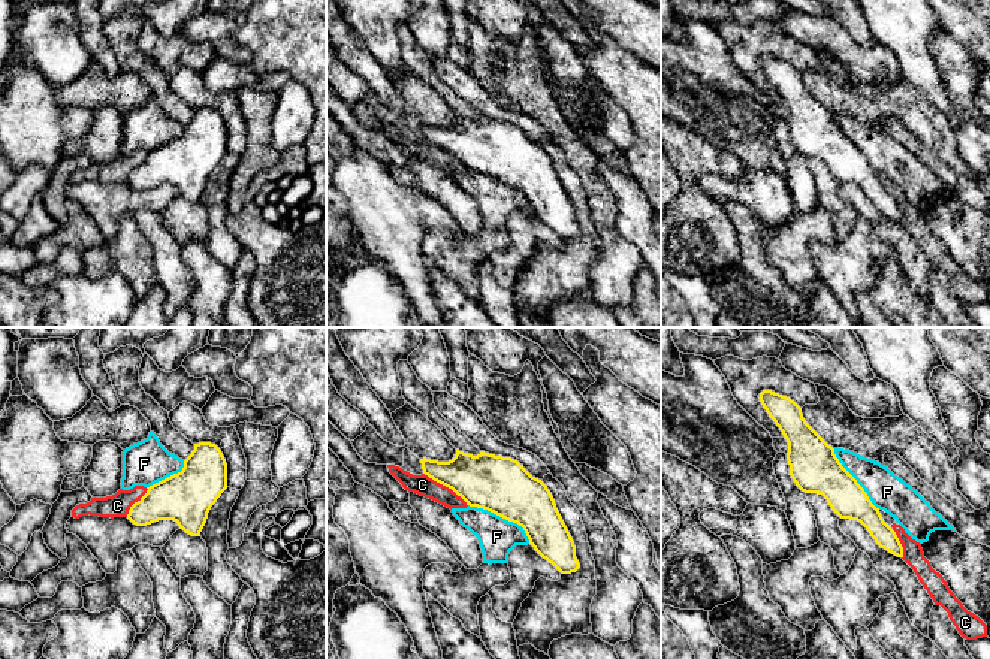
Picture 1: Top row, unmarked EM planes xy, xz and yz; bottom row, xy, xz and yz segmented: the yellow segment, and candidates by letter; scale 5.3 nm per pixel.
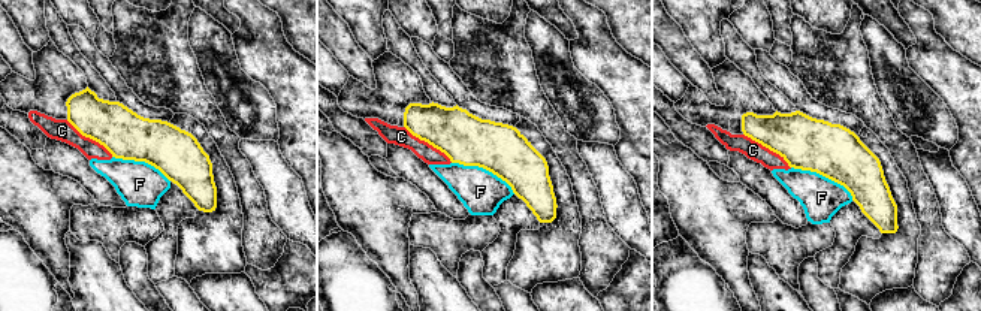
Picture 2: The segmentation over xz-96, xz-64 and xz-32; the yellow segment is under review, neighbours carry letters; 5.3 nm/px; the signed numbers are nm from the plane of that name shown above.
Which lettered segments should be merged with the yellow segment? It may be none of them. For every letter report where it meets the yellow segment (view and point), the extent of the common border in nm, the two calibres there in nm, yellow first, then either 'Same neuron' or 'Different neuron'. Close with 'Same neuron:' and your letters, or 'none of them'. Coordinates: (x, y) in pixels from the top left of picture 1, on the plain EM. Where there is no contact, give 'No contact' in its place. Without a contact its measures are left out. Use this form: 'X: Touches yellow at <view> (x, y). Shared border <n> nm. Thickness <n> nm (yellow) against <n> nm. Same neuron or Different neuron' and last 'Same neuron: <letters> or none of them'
C: Touches yellow at xz (446, 151). Shared border 300 nm. Thickness 300 nm (yellow) against 110 nm. Different neuron
F: Touches yellow at xz (503, 183). Shared border 400 nm. Thickness 300 nm (yellow) against 200 nm. Different neuron
Same neuron: none of them

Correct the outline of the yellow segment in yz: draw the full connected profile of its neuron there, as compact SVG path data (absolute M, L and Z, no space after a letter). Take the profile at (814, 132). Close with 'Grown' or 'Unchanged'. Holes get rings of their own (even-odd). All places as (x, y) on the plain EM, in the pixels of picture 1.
M763 55L760 67L788 108L787 126L796 151L805 158L823 160L840 184L860 187L881 214L903 223L896 197L884 187L864 154L842 132L834 114L806 88L802 73L772 55Z. Unchanged

